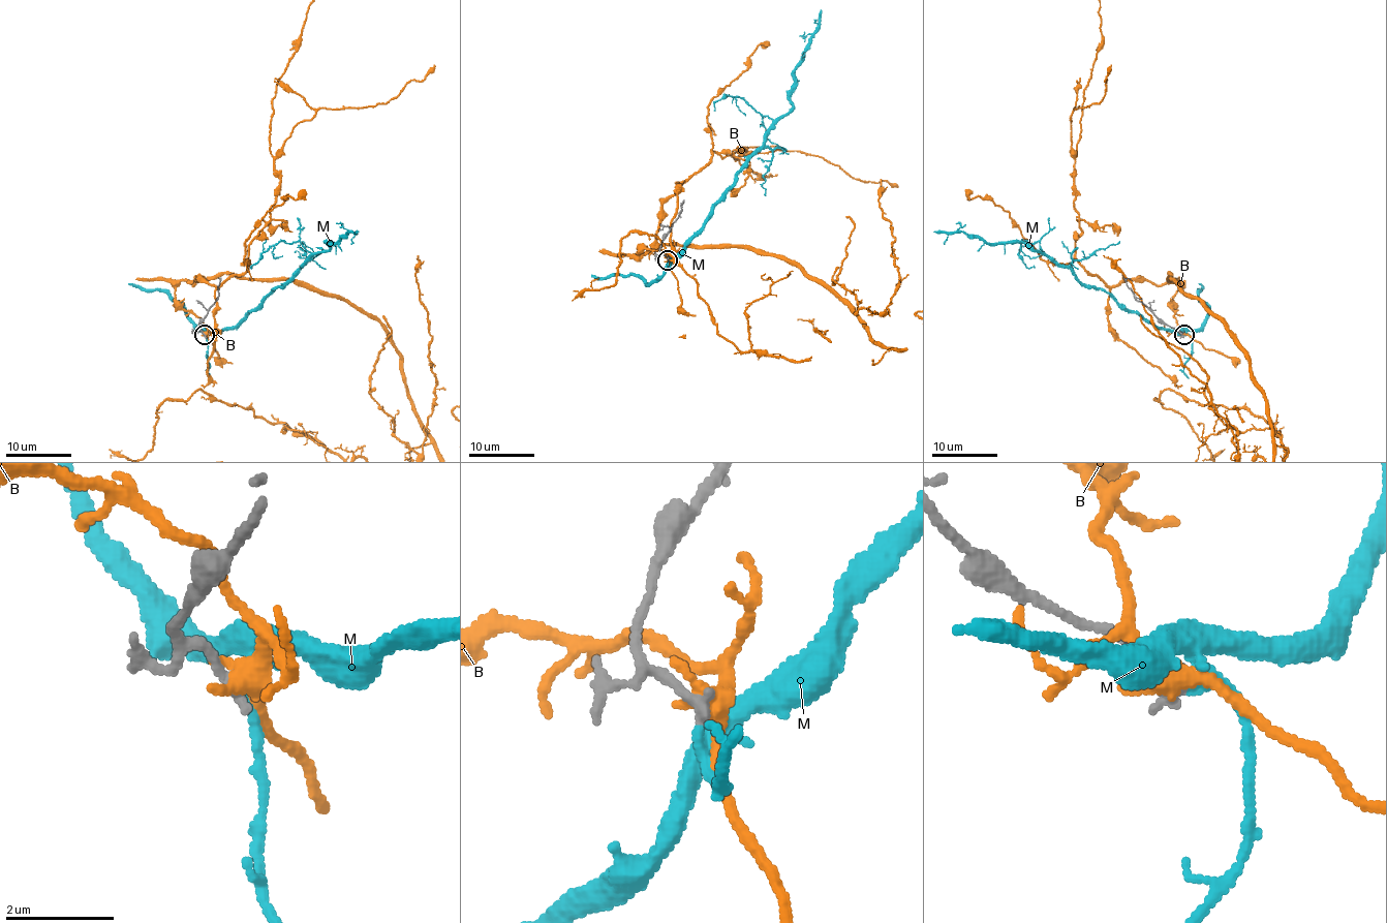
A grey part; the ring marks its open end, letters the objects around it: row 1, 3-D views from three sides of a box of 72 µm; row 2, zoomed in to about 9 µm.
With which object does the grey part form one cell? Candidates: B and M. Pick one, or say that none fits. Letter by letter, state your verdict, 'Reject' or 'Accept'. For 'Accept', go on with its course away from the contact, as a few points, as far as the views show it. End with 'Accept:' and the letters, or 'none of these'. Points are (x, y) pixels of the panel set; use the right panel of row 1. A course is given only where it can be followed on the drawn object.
B: Reject
M: Accept. Its course: (1184, 336), (1129, 313), (1022, 241), (985, 243), (962, 232), (934, 232)
Accept: M

